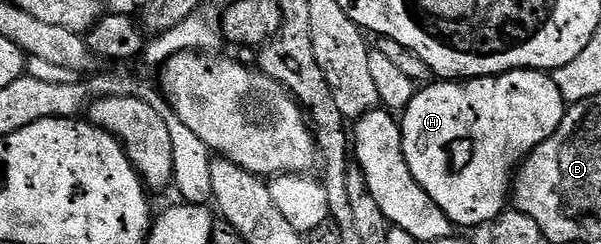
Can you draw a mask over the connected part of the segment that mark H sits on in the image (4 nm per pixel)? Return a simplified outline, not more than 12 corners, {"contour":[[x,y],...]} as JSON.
{"contour":[[553,76],[419,88],[416,183],[451,226],[493,222],[566,118]]}

